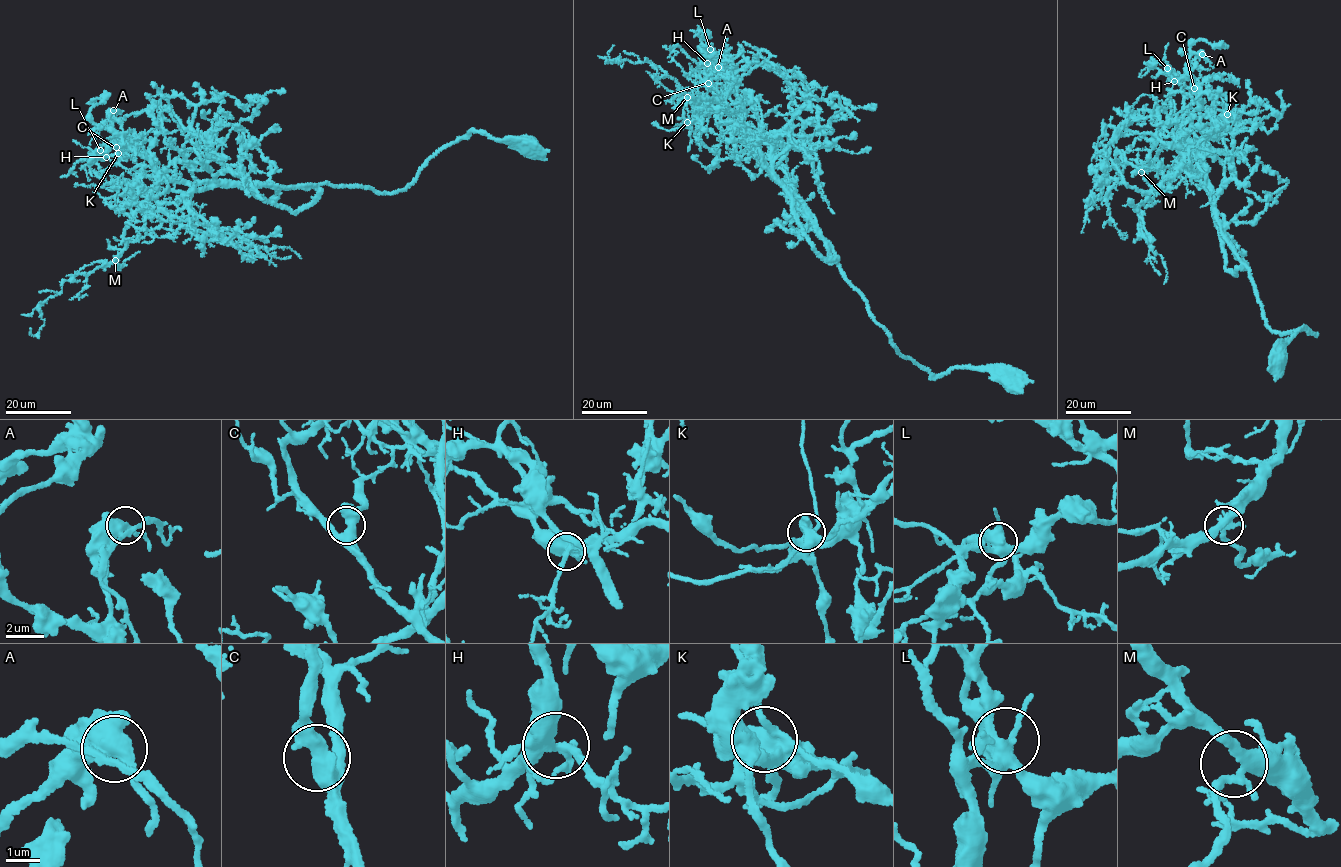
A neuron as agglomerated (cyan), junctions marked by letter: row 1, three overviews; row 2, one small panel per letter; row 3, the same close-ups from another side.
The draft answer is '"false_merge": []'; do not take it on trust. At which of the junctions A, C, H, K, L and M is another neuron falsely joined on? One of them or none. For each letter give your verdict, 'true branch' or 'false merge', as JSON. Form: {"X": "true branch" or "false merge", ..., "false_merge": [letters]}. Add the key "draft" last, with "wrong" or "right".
{"A": "true branch", "C": "true branch", "H": "true branch", "K": "true branch", "L": "true branch", "M": "true branch", "false_merge": [], "draft": "right"}

